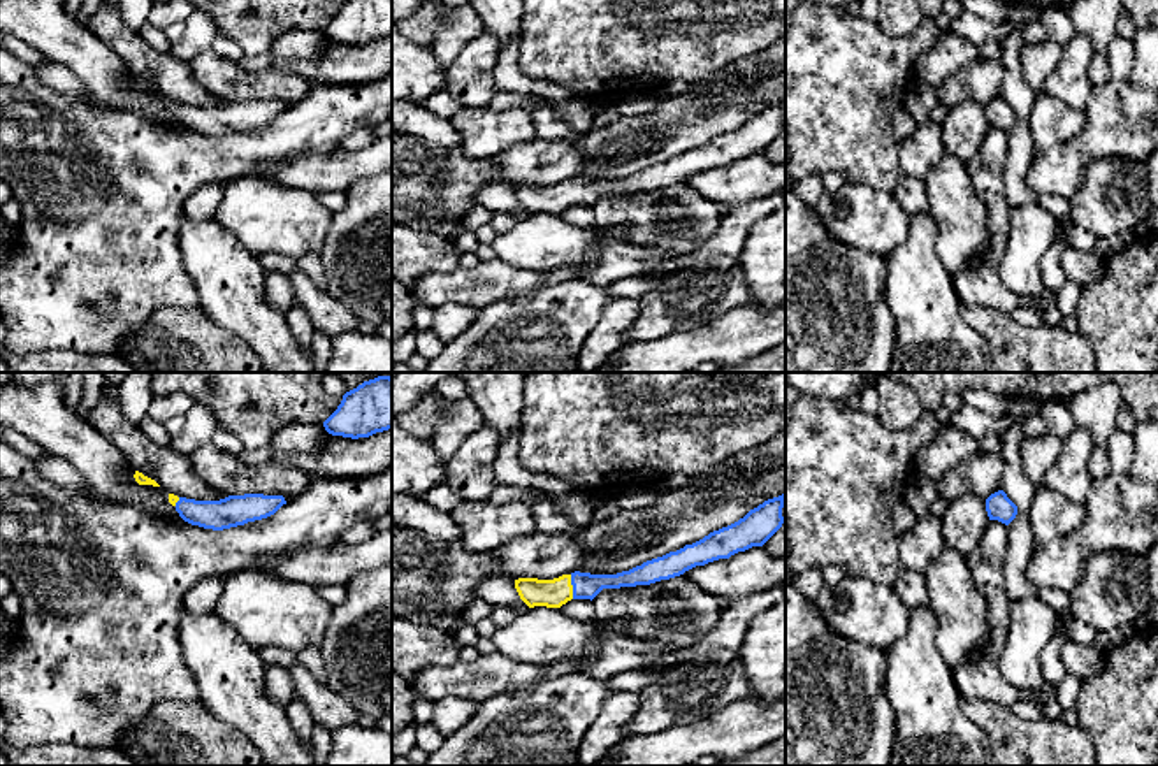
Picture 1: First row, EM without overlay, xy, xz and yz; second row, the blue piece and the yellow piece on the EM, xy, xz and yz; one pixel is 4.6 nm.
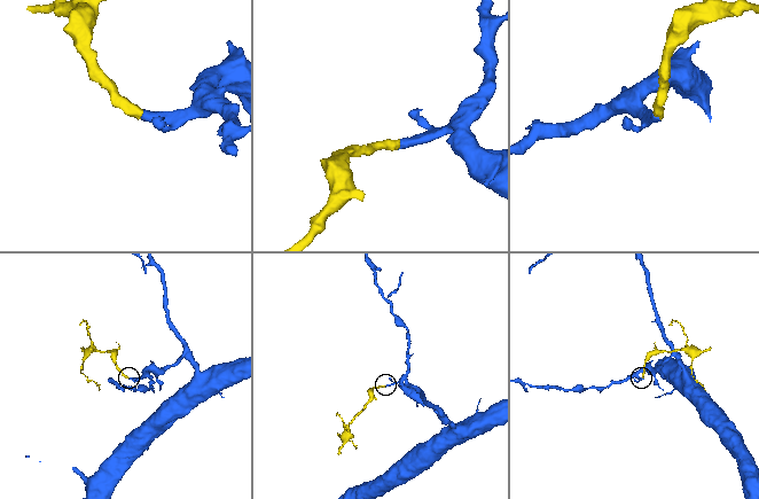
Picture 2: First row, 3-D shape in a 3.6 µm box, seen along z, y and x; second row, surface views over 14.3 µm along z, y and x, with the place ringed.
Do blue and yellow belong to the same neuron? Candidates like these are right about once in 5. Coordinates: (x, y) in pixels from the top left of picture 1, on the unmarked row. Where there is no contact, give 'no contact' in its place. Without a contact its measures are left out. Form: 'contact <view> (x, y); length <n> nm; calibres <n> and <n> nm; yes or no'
contact xz (573, 194); length 110 nm; calibres 120 and 130 nm; yes

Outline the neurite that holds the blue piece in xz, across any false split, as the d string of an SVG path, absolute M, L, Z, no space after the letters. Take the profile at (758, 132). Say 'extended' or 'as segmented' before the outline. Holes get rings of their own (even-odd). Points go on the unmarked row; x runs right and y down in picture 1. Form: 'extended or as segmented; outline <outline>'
extended; outline M785 100L768 105L738 128L710 139L677 158L652 165L617 181L575 177L554 186L518 184L515 195L529 213L561 214L571 206L594 206L603 195L650 192L719 165L729 165L752 153L763 153L784 130Z

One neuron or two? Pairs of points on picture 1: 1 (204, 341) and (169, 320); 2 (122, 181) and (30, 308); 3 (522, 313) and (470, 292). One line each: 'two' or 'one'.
1: one
2: one
3: two

